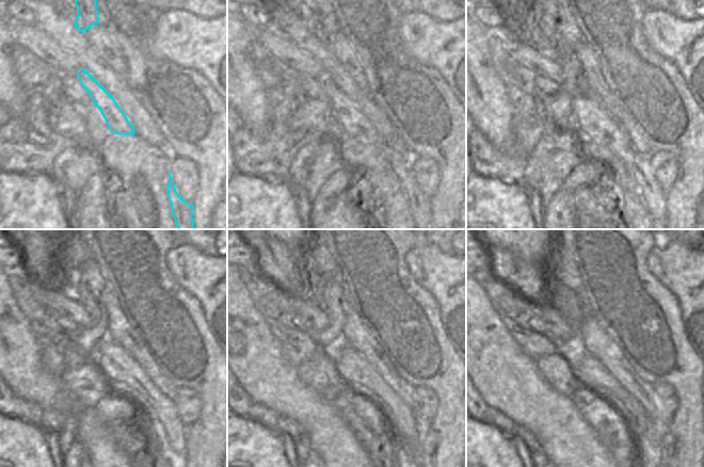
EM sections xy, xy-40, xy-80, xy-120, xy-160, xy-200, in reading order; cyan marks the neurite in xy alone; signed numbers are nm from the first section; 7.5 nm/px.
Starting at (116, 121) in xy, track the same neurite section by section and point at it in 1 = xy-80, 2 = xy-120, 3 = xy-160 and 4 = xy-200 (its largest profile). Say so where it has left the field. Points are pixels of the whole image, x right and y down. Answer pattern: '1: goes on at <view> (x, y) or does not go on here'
1: goes on at xy-80 (595, 125)
2: goes on at xy-120 (115, 363)
3: goes on at xy-160 (353, 369)
4: goes on at xy-200 (649, 437)

